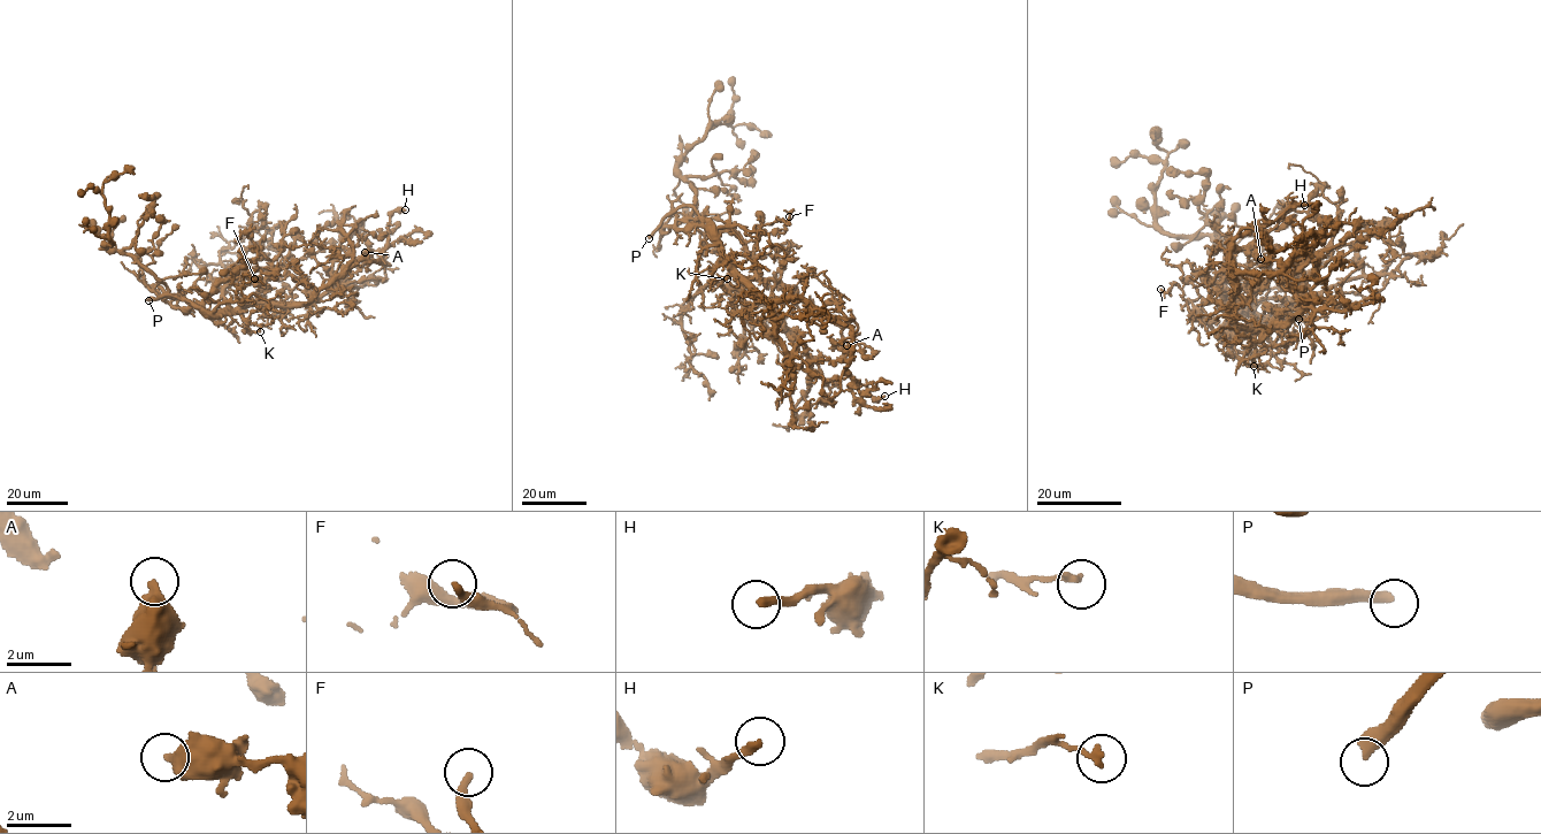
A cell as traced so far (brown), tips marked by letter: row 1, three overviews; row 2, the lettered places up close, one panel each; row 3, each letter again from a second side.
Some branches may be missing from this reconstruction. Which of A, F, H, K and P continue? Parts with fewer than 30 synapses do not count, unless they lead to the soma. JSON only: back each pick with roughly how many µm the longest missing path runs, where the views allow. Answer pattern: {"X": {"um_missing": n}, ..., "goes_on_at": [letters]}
{"H": {"um_missing": 8}, "P": {"um_missing": 45}, "goes_on_at": ["H", "P"]}

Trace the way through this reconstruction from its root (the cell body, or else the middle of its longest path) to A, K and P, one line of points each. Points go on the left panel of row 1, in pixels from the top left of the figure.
A: (215, 312), (235, 310), (252, 303), (312, 301), (343, 284), (345, 273), (359, 272), (370, 251), (365, 252)
K: (215, 312), (239, 314), (247, 323), (243, 333), (260, 331)
P: (215, 312), (206, 314), (171, 296), (148, 300)

